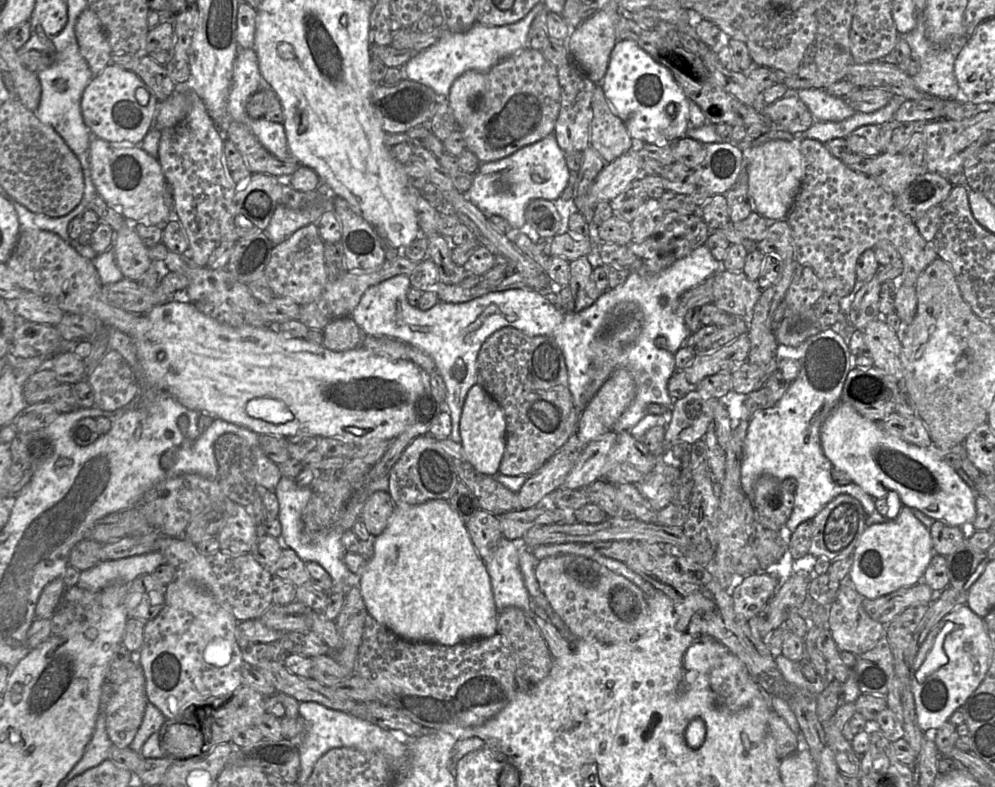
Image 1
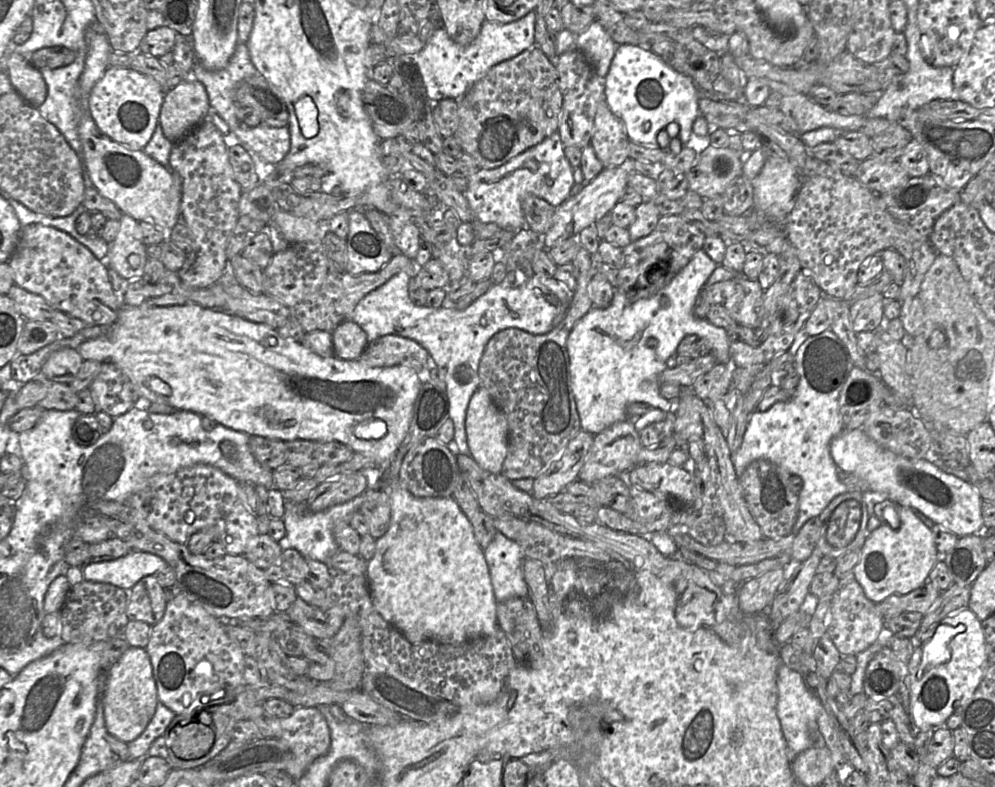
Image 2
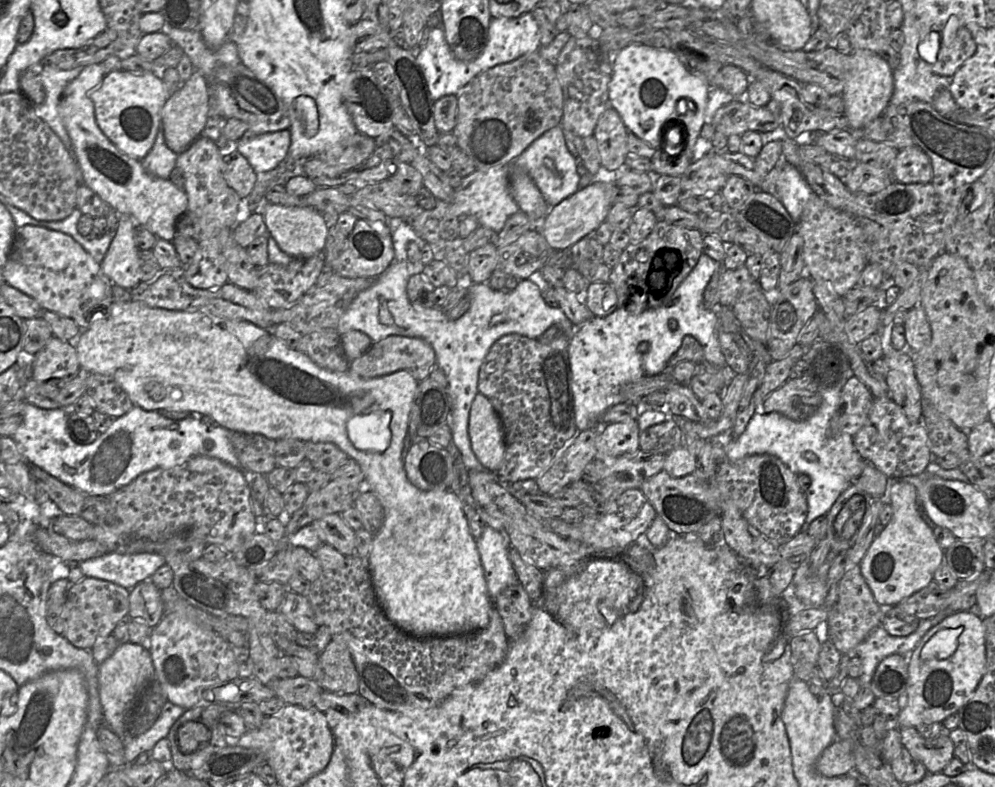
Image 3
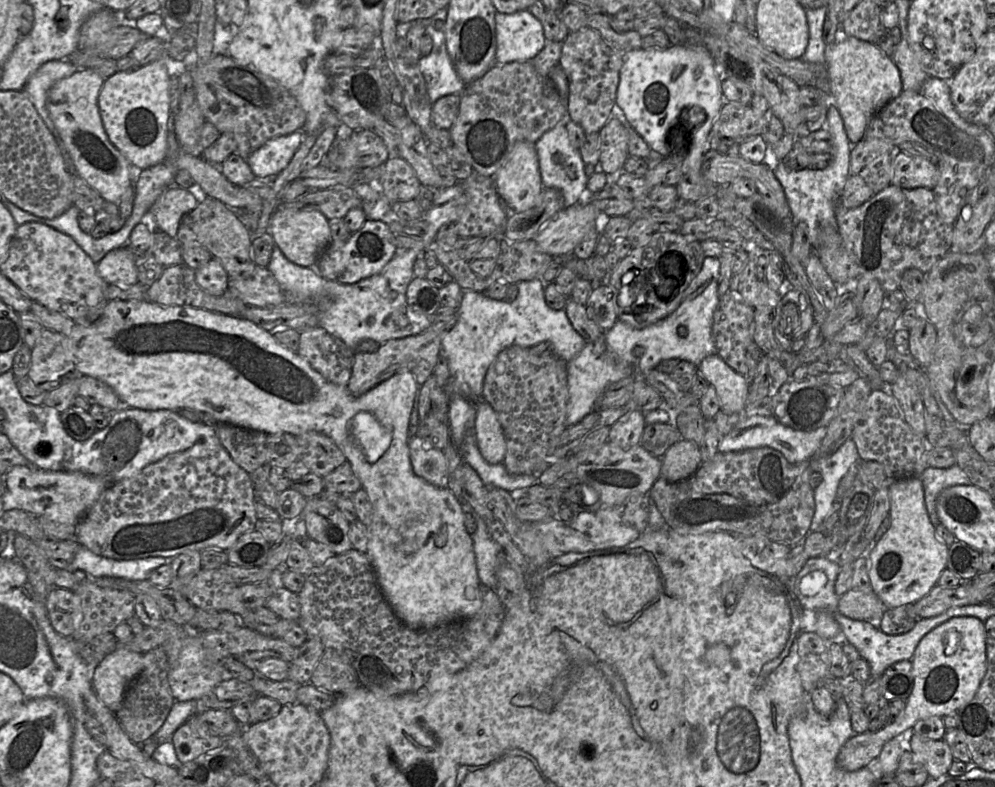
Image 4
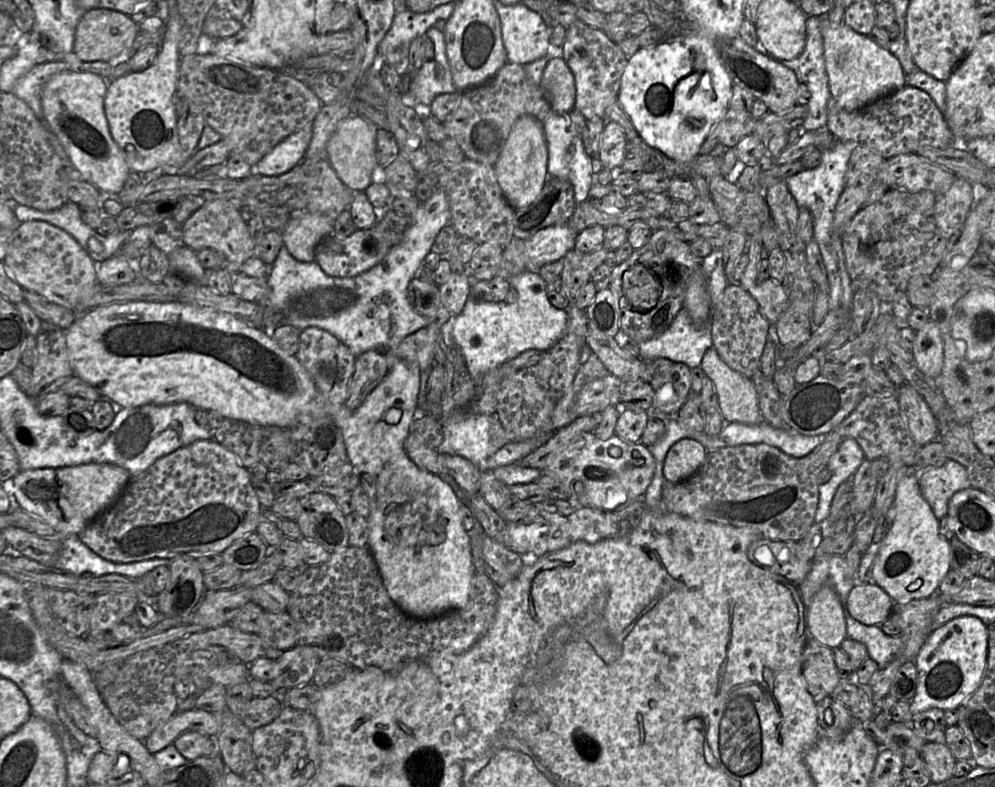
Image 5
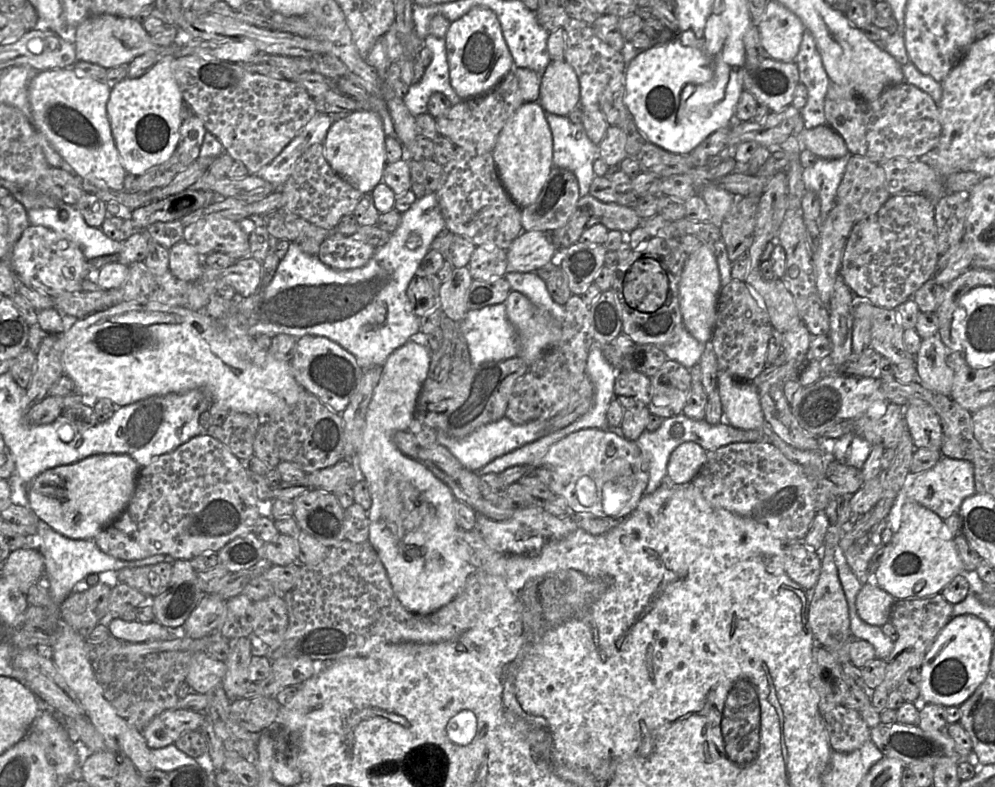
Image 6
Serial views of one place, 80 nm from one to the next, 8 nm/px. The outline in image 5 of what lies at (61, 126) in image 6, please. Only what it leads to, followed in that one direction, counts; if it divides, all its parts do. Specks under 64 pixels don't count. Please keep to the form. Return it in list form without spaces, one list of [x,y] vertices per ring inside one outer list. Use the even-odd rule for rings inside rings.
[[[71,69],[53,75],[44,85],[41,103],[50,129],[59,138],[73,166],[102,194],[119,196],[130,169],[109,131],[104,111],[106,79],[87,71]]]

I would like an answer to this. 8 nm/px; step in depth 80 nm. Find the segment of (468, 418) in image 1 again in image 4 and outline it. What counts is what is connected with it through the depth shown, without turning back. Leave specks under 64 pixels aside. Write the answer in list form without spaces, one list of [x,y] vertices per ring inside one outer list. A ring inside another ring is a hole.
[[[484,399],[476,403],[472,434],[482,457],[490,464],[503,462],[506,440],[493,407]]]

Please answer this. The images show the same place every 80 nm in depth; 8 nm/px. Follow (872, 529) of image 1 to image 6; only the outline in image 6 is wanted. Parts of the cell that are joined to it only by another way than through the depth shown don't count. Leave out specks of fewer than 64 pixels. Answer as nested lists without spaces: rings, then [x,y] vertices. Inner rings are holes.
[[[907,500],[902,508],[901,526],[890,542],[890,551],[875,573],[870,573],[868,583],[878,585],[896,600],[926,598],[940,594],[942,589],[956,576],[964,574],[964,565],[958,555],[953,536],[947,530],[943,519],[915,501]]]

